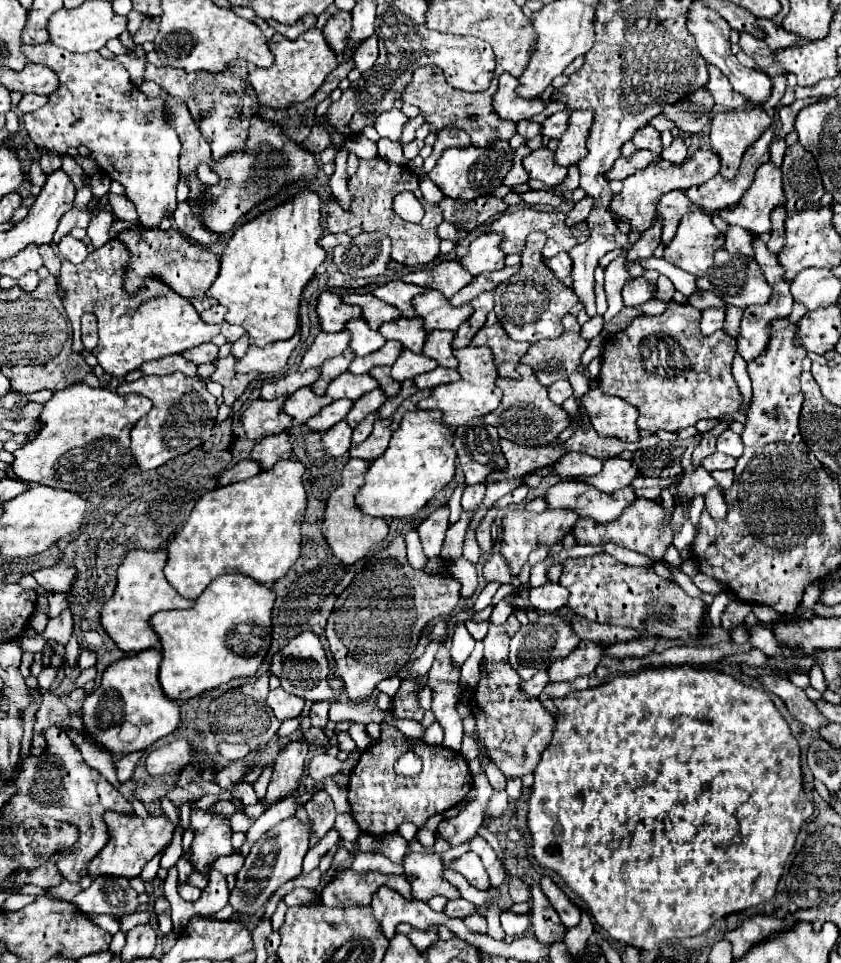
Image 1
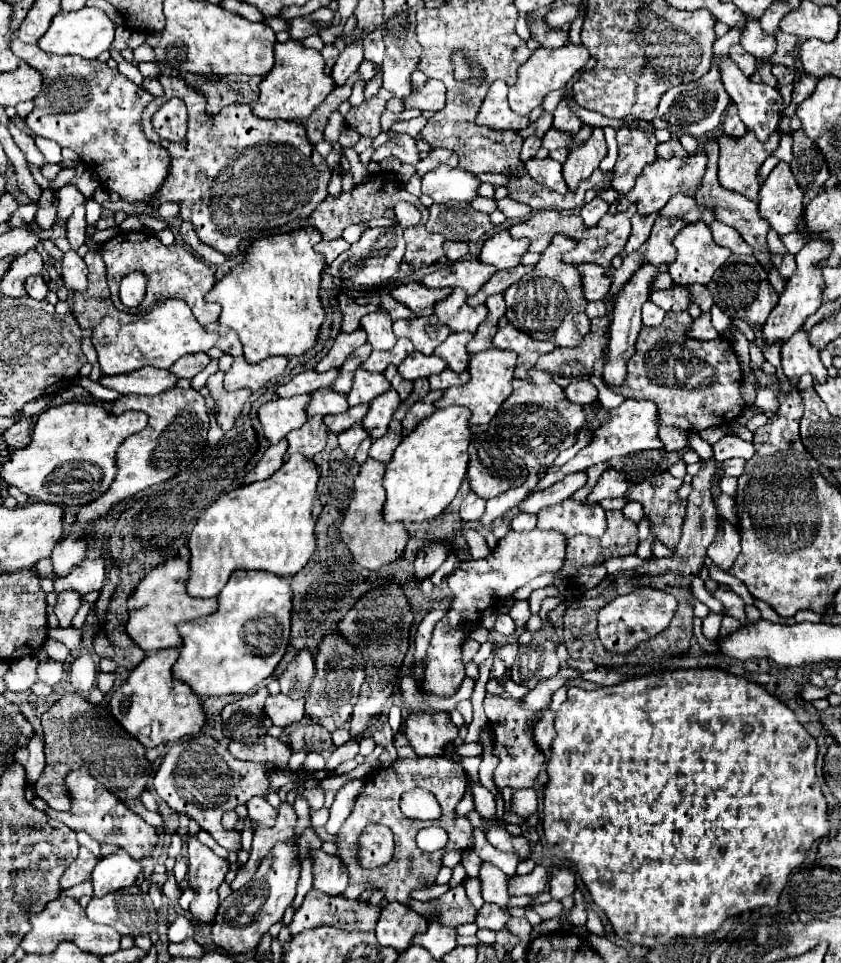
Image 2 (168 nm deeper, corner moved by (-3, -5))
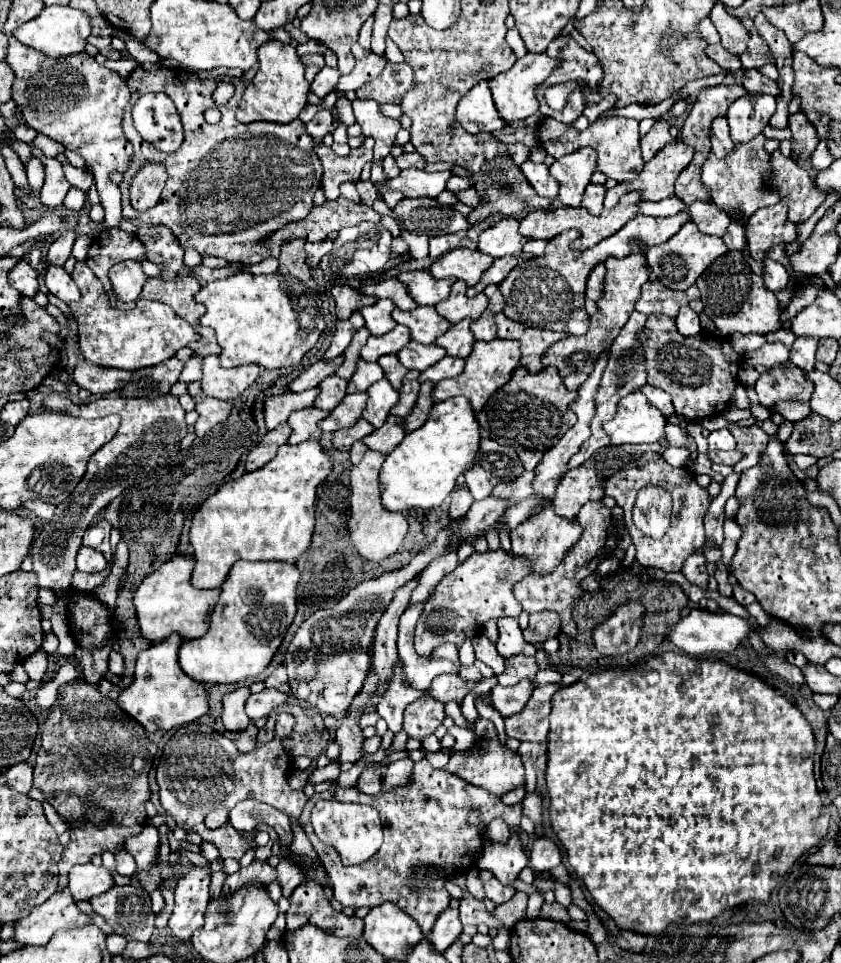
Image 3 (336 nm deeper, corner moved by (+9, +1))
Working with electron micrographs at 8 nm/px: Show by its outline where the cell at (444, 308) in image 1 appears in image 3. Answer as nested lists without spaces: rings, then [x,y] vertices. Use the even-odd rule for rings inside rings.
[[[456,281],[452,285],[452,291],[448,295],[448,299],[444,299],[442,303],[436,305],[436,311],[448,319],[450,323],[458,323],[466,317],[472,317],[472,319],[480,319],[482,311],[486,309],[488,305],[488,297],[484,293],[478,293],[476,297],[468,299],[466,297],[466,289],[468,285],[462,283],[462,281]]]

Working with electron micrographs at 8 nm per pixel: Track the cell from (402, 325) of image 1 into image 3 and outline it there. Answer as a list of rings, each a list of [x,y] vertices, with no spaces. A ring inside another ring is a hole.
[[[416,307],[414,311],[398,311],[392,313],[396,323],[410,327],[412,339],[424,345],[434,343],[444,331],[448,331],[450,323],[438,315],[434,307]]]

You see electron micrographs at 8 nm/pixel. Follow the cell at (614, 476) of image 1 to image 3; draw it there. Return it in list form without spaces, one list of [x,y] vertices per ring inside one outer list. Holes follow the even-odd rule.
[[[580,465],[578,469],[566,471],[566,475],[560,479],[552,499],[552,509],[564,519],[574,519],[584,503],[600,501],[602,497],[604,487],[596,471]]]

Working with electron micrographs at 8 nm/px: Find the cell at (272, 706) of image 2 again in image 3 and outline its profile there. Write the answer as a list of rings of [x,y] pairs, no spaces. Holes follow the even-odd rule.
[[[264,689],[262,693],[250,695],[246,701],[246,715],[250,719],[260,719],[260,717],[268,717],[274,709],[278,709],[288,695],[274,691],[274,689]]]

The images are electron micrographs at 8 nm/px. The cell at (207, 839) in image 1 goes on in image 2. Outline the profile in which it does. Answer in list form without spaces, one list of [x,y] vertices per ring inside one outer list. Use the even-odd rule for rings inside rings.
[[[188,835],[188,877],[190,885],[198,889],[198,899],[190,911],[200,921],[212,921],[218,909],[218,887],[230,869],[230,861],[218,857],[212,849],[200,847],[196,835]]]

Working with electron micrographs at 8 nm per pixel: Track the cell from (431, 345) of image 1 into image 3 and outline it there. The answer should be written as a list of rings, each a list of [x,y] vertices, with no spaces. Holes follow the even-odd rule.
[[[472,319],[458,321],[444,335],[440,335],[438,341],[434,341],[434,343],[440,345],[440,347],[444,347],[448,355],[466,359],[472,353],[472,345],[476,341],[474,335],[472,335],[472,331],[470,331],[470,323],[472,323]]]

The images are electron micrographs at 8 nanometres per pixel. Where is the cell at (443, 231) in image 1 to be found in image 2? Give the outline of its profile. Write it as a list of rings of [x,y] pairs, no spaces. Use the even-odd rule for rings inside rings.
[[[444,241],[444,255],[450,261],[460,261],[468,253],[468,243],[458,243],[458,241]]]

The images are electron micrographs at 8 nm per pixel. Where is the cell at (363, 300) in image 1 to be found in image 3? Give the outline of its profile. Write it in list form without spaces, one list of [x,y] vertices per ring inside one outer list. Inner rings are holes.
[[[396,277],[392,279],[384,279],[384,281],[378,281],[378,283],[372,283],[372,285],[364,285],[360,289],[362,293],[366,295],[376,295],[376,297],[388,297],[396,303],[398,309],[402,311],[412,311],[414,307],[414,301],[410,299],[410,295],[406,295],[406,287],[402,287],[402,283],[398,283]]]

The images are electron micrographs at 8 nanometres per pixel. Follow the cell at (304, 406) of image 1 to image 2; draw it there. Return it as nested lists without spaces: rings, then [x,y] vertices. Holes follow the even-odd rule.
[[[330,387],[328,389],[318,389],[310,395],[310,403],[306,405],[306,415],[336,415],[344,413],[348,409],[346,395],[334,393]]]

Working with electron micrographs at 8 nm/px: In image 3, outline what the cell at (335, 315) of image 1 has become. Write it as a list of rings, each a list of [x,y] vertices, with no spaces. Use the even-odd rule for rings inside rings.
[[[334,285],[332,295],[336,299],[338,319],[348,319],[354,311],[358,311],[358,309],[362,309],[366,305],[374,305],[378,301],[378,297],[362,295],[360,291],[356,291],[356,289],[348,287],[348,285]]]

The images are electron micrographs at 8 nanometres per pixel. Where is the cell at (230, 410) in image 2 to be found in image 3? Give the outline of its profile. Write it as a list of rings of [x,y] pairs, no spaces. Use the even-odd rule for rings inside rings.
[[[198,381],[188,385],[188,395],[196,401],[196,411],[200,415],[196,421],[196,437],[204,437],[214,425],[226,421],[226,417],[232,411],[230,401],[220,401],[220,399],[204,395]]]

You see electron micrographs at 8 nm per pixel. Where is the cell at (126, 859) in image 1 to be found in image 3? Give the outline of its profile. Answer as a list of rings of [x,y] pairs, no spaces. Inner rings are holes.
[[[76,865],[68,875],[68,889],[74,901],[88,901],[114,885],[112,875],[104,867],[96,865]]]

